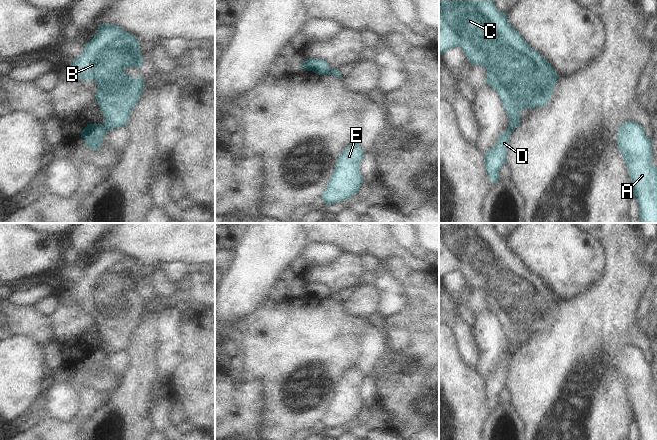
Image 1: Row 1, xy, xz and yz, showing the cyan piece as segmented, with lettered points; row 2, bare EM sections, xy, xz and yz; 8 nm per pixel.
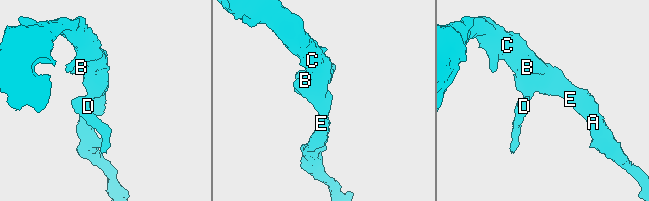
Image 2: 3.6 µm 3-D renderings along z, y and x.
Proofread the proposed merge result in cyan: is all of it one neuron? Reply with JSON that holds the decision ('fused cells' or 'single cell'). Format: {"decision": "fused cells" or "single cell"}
{"decision": "fused cells"}

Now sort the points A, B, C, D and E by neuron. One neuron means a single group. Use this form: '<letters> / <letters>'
A B C E / D

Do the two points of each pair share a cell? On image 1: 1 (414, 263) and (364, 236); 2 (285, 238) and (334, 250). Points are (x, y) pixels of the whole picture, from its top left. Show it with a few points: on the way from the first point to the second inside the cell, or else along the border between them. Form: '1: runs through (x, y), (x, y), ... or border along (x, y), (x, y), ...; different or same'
1: runs through (402, 253), (376, 241); same
2: border along (308, 242), (301, 255); different

